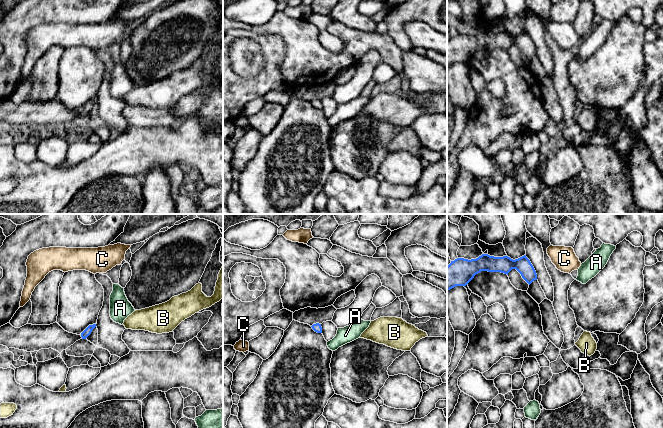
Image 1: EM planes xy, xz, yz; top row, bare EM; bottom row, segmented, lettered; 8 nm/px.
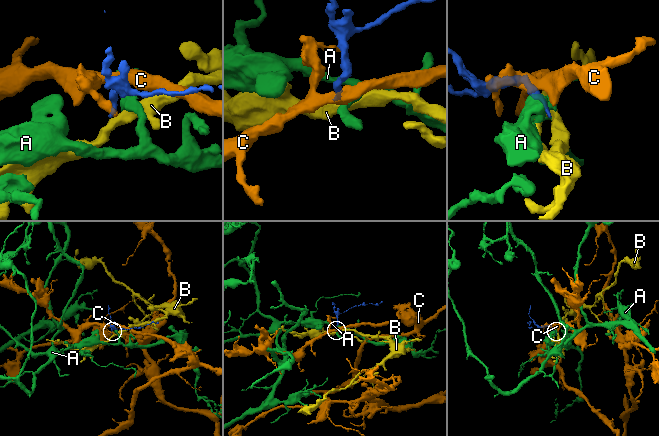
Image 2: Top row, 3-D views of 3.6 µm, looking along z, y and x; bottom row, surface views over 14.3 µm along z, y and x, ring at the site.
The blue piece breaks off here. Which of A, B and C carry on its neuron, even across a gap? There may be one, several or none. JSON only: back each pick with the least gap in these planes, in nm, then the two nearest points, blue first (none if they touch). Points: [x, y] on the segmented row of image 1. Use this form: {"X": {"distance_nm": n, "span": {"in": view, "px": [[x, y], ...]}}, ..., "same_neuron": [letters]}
{"same_neuron": []}

